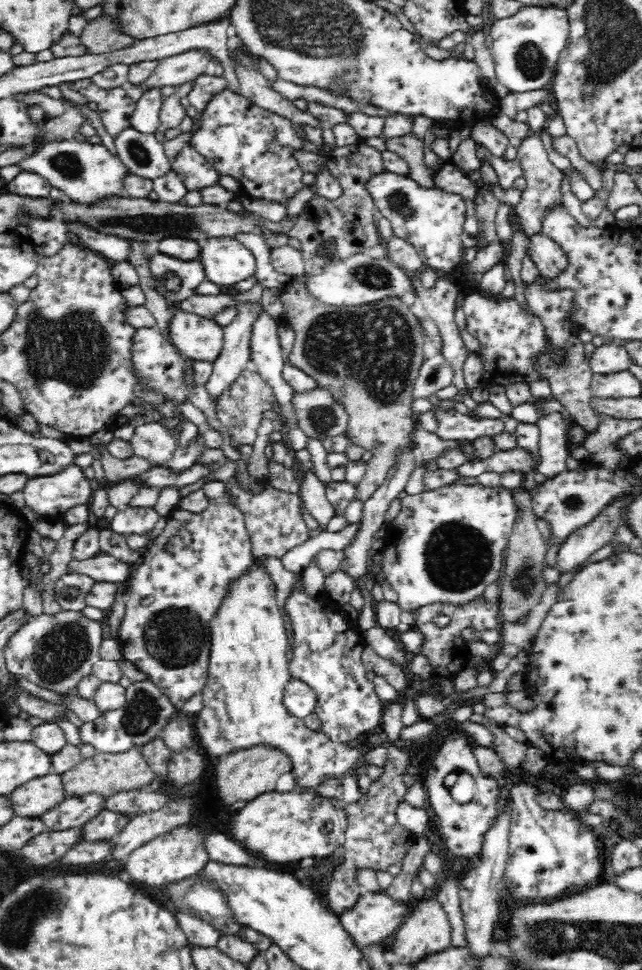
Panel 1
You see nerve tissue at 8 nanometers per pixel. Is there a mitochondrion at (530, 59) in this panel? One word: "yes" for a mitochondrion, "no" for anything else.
yes

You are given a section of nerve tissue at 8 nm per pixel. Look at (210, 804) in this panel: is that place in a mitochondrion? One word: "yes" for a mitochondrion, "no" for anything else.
no

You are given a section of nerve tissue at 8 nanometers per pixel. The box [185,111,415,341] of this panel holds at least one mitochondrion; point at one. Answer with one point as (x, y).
(369, 275)

